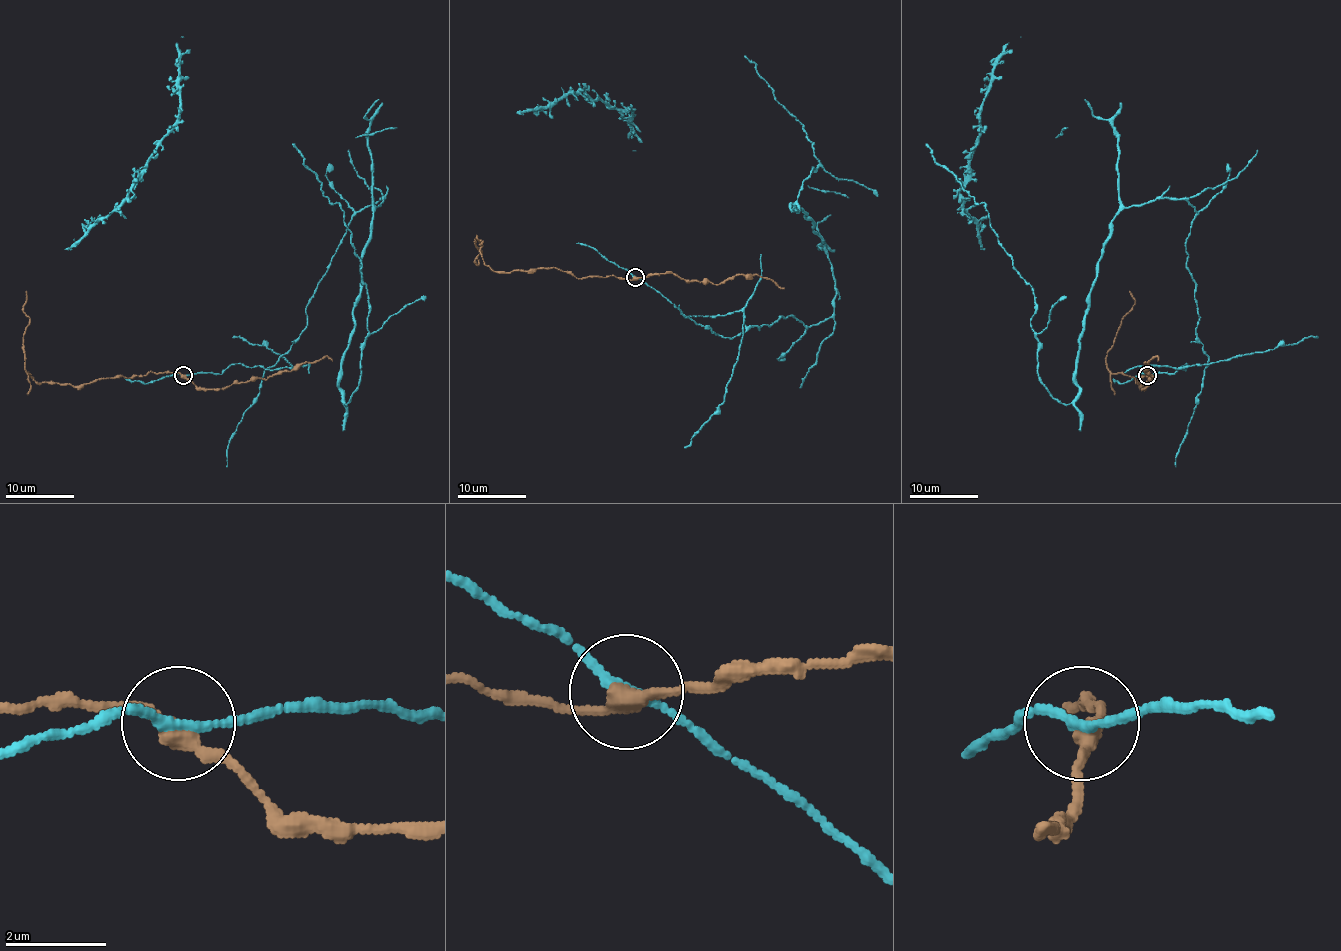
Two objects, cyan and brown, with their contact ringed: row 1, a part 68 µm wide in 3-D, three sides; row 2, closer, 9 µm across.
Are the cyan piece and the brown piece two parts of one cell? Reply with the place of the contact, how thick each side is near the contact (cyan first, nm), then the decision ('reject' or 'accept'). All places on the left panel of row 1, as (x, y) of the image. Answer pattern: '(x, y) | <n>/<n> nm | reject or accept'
(183, 375) | 180/320 nm | reject

